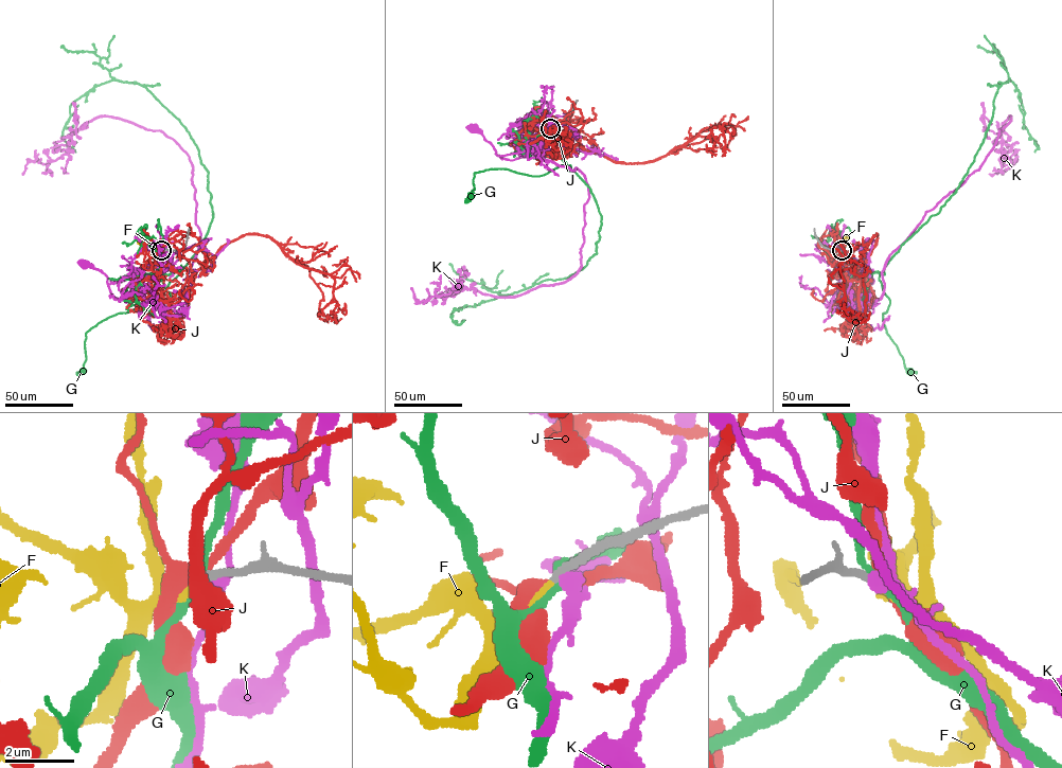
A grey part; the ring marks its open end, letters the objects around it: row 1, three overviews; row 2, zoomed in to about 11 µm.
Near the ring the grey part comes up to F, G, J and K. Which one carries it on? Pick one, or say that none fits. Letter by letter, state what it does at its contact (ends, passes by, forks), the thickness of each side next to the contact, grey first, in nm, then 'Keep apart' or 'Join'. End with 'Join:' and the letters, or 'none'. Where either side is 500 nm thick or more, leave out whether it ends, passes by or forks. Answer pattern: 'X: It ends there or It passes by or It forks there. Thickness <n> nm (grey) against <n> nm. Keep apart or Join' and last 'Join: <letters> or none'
F: It ends there. Thickness 240 nm (grey) against 220 nm. Join
G: It passes by. Thickness 280 nm (grey) against 240 nm. Keep apart
J: It forks there. Thickness 240 nm (grey) against 320 nm. Keep apart
K: It passes by. Thickness 280 nm (grey) against 320 nm. Keep apart
Join: F

